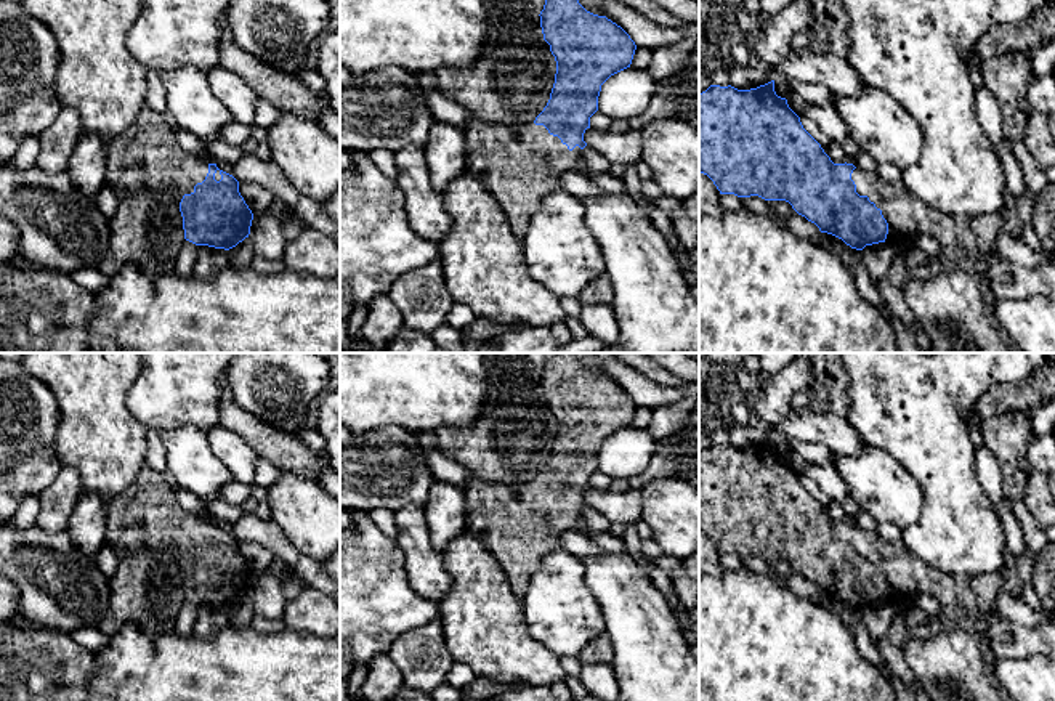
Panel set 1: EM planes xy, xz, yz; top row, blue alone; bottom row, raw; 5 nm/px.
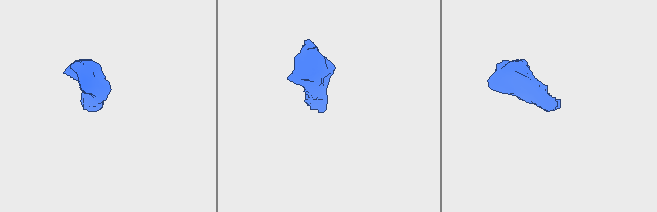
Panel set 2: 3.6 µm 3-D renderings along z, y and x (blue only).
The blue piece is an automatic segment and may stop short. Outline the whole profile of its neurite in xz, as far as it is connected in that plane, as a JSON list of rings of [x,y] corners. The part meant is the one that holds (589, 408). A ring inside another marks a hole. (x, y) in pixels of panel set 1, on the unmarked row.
[[[544,353],[540,371],[544,399],[556,420],[555,443],[550,459],[532,483],[486,483],[470,473],[465,488],[465,531],[476,536],[495,557],[511,590],[523,598],[540,566],[542,557],[560,549],[558,537],[564,531],[577,531],[587,505],[584,492],[590,476],[598,470],[601,444],[614,433],[630,427],[637,404],[630,395],[606,375],[587,371],[574,353]]]

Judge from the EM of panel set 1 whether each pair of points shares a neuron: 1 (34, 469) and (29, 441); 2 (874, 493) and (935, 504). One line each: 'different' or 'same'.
1: same
2: different

